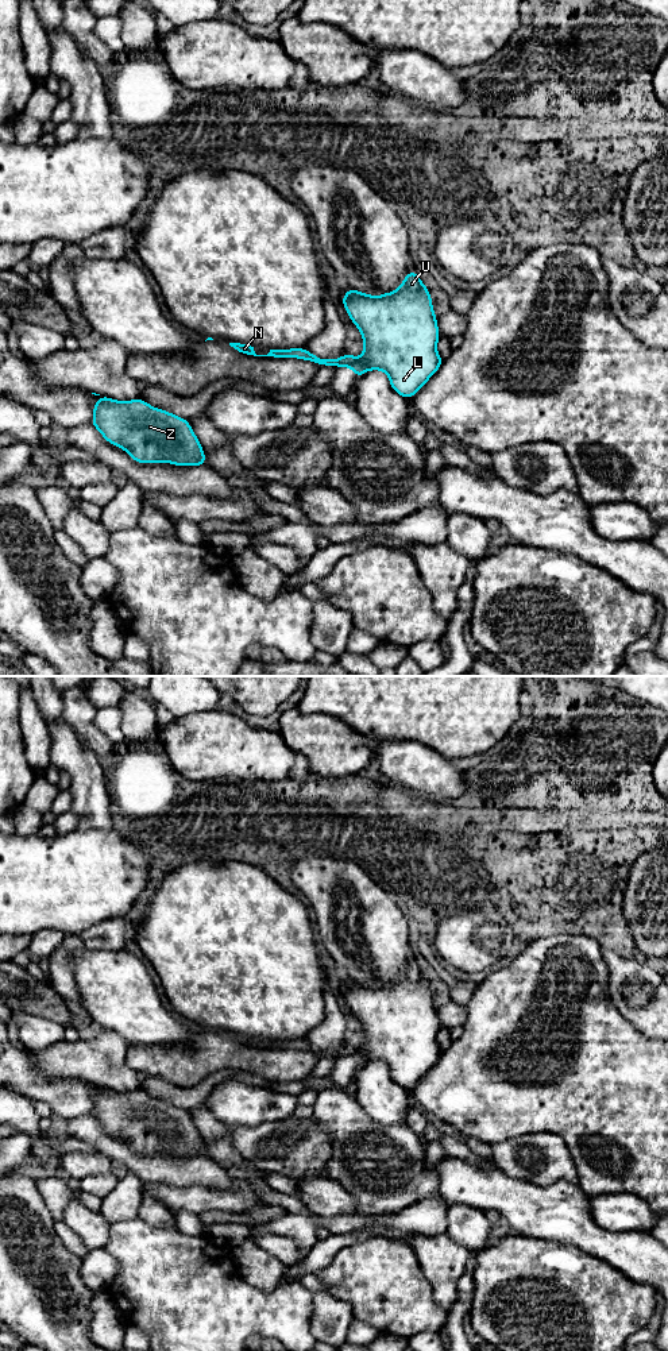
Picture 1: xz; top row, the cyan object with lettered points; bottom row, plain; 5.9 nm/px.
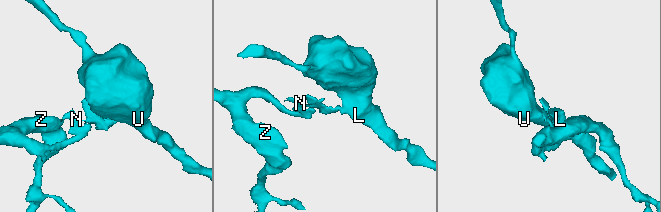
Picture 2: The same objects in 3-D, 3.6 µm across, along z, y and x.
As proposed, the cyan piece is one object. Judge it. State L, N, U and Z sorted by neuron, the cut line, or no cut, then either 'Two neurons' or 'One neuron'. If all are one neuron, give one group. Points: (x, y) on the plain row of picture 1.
Groups: L U / N Z. Split along xz (356, 1050), (350, 1056). Two neurons

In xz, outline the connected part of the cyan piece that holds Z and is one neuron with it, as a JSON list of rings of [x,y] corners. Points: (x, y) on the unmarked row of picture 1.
[[[103,1086],[93,1096],[90,1116],[115,1138],[128,1143],[136,1154],[167,1153],[174,1157],[206,1157],[202,1136],[196,1128],[186,1109],[150,1097],[142,1089],[134,1092],[115,1092]]]

